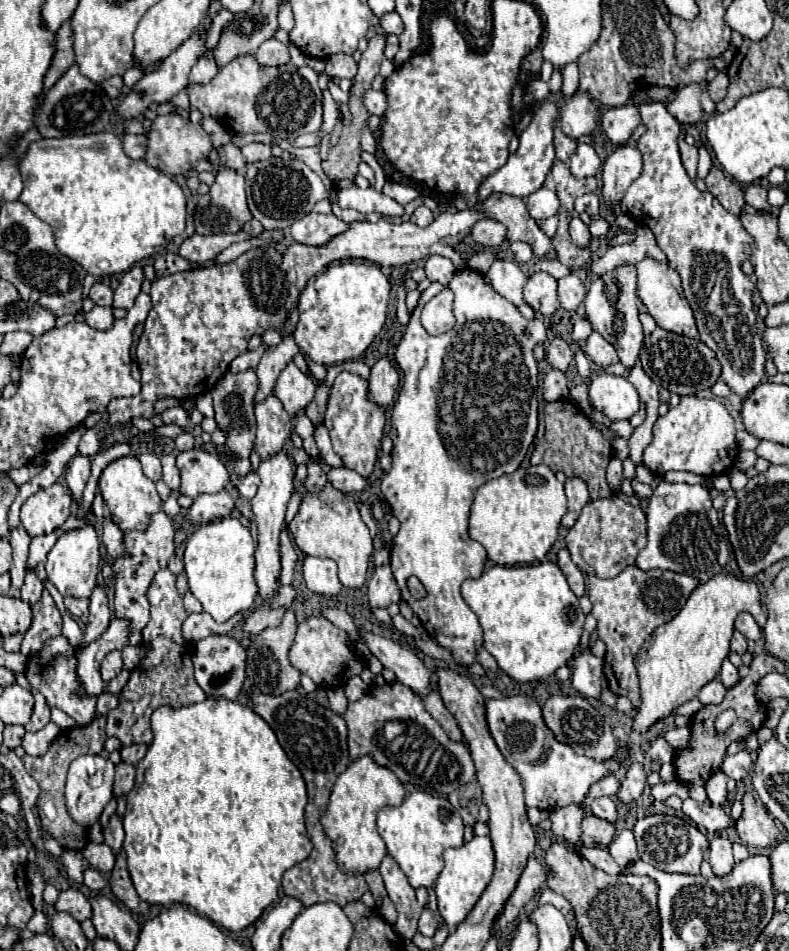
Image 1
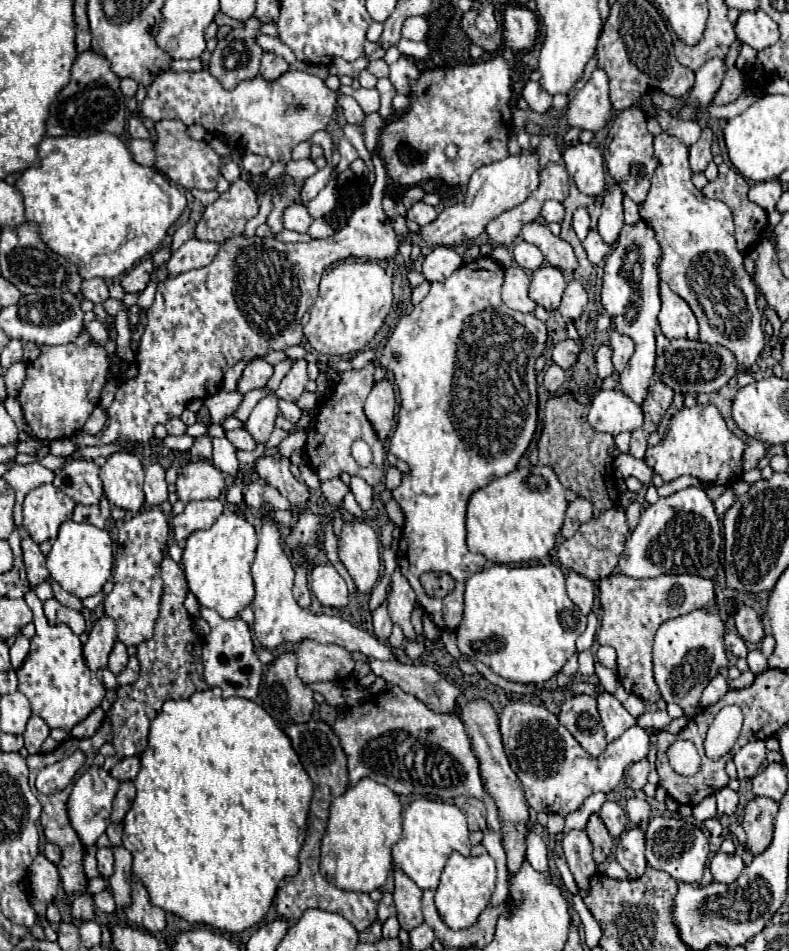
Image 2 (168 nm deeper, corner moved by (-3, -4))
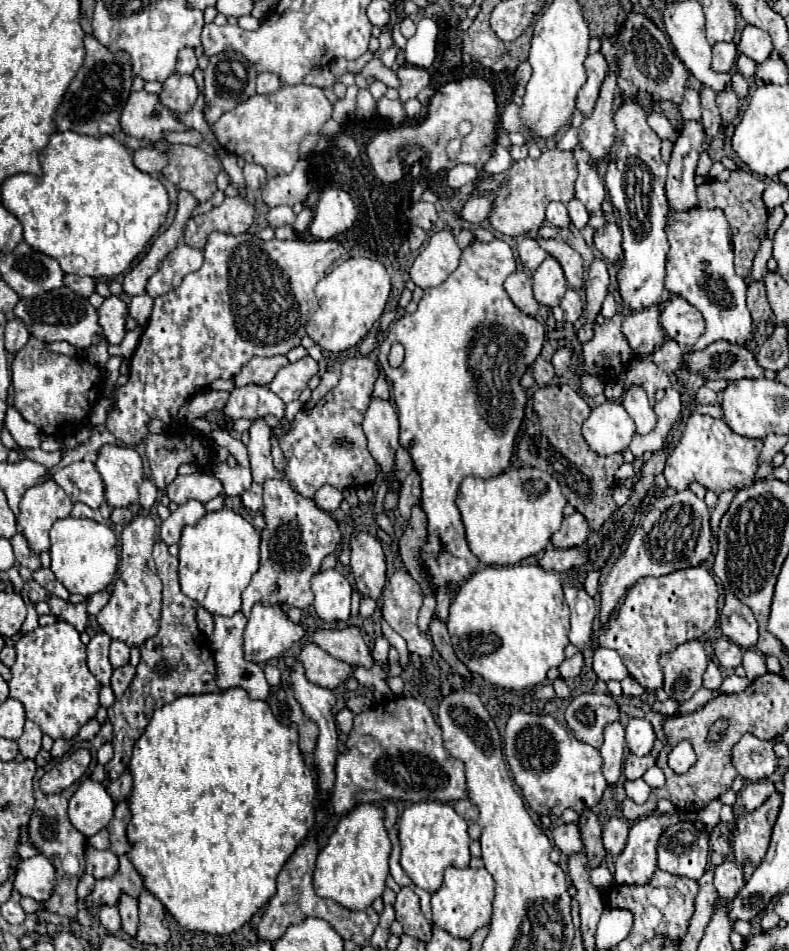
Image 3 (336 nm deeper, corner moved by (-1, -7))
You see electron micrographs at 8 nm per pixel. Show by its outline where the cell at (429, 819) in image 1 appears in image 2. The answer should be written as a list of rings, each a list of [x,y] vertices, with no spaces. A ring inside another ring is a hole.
[[[416,799],[404,811],[404,833],[402,839],[392,849],[394,863],[420,887],[420,889],[436,889],[440,883],[440,873],[448,861],[448,857],[458,851],[460,855],[470,855],[470,831],[466,823],[466,815],[450,803]]]

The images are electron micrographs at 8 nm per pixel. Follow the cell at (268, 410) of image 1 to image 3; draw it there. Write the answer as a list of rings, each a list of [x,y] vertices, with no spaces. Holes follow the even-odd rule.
[[[270,478],[264,482],[264,516],[266,528],[262,530],[260,568],[242,594],[242,612],[244,616],[250,616],[250,610],[256,602],[278,602],[278,594],[272,594],[274,584],[282,588],[282,604],[288,602],[306,610],[314,598],[310,592],[310,578],[320,570],[320,562],[332,554],[340,542],[338,524],[324,510],[320,510],[314,500],[298,494],[284,478]]]

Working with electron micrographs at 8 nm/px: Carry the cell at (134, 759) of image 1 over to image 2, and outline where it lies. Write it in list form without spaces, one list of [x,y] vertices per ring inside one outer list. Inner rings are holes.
[[[124,757],[122,761],[118,761],[112,767],[110,775],[118,781],[134,781],[138,771],[140,771],[140,759],[138,757]]]

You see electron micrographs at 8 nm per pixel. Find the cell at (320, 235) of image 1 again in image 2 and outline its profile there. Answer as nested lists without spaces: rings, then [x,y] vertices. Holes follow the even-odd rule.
[[[292,203],[290,207],[284,209],[282,221],[284,221],[284,227],[286,227],[286,229],[304,233],[304,231],[308,231],[308,227],[310,227],[310,223],[312,223],[312,217],[308,215],[308,211],[306,211],[304,205]]]

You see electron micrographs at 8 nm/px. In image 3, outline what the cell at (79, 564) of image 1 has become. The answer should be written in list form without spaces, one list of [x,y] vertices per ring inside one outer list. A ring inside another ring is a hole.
[[[62,518],[54,522],[50,530],[50,542],[50,570],[54,572],[56,580],[66,586],[70,594],[90,596],[102,592],[106,586],[112,584],[118,566],[118,552],[116,536],[110,526],[84,518]]]

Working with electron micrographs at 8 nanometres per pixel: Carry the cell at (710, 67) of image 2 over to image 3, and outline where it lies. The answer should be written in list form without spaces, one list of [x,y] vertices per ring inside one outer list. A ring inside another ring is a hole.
[[[720,42],[720,44],[714,44],[712,46],[712,68],[714,72],[730,72],[732,66],[734,66],[734,60],[736,60],[736,44],[730,42]]]

